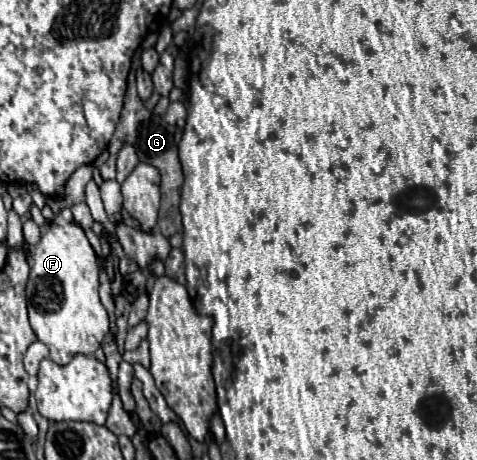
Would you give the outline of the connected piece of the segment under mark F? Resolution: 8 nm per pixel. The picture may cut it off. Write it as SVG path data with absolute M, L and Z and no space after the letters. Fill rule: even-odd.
M72 222L52 224L32 252L32 268L26 286L30 326L50 350L50 360L64 366L76 354L92 356L110 330L108 312L98 298L96 254L84 230Z

